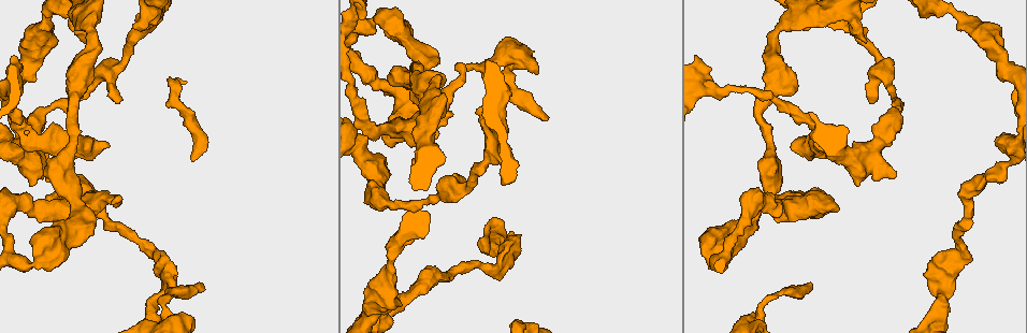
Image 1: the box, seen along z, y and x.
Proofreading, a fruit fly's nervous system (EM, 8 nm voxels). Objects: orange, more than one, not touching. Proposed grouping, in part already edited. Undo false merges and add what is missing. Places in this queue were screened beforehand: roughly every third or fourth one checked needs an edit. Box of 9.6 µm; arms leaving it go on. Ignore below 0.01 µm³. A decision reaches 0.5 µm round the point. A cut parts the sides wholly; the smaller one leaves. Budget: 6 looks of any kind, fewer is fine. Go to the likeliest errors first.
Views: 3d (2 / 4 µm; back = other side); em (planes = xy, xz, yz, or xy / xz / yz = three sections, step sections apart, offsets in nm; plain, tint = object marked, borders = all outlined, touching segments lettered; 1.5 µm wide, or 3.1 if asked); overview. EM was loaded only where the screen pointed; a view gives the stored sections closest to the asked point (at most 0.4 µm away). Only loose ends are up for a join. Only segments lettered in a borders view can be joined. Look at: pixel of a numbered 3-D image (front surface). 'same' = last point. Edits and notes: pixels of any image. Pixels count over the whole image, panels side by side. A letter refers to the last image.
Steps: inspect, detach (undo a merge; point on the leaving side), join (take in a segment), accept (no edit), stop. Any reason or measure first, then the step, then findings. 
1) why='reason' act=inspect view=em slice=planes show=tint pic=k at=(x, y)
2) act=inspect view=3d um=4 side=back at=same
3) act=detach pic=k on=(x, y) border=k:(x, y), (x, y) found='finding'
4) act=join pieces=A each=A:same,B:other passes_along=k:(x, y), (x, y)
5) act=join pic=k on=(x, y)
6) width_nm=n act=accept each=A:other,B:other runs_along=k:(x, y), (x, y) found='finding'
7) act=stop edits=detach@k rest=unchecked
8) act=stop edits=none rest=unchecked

why='branch stops here' act=inspect view=em slice=xz step=8 show=borders pic=1 at=(547, 120)

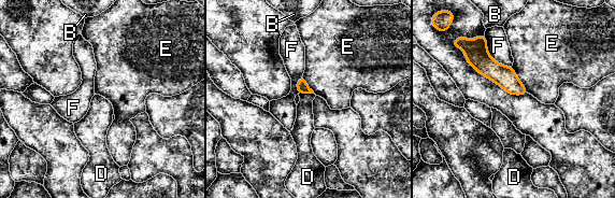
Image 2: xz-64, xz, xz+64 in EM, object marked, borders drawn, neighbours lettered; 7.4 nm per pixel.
why='cut it another way' act=inspect view=em slice=planes show=borders at=same

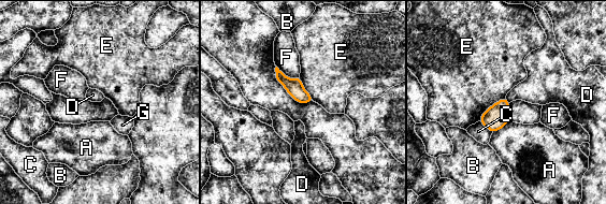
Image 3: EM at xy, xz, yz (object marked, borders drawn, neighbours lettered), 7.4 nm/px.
longest_contact=E:260nm act=accept each=A:other,B:other,C:other,D:other,E:other,F:other,G:other border=3:(505, 97), (490, 105), (479, 120) found='no lettered segment goes on from it'

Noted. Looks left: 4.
why='branch stops here' act=inspect view=3d um=2 pic=1 at=(931, 291)

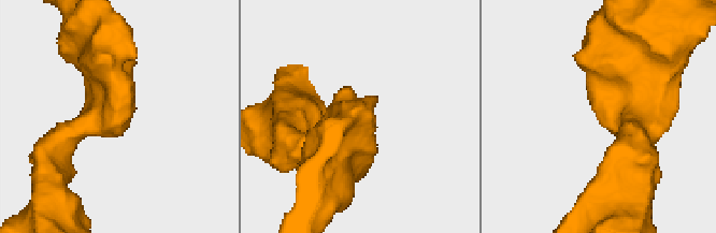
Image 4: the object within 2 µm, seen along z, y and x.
act=inspect view=em slice=xy step=8 show=borders pic=4 at=(594, 112)

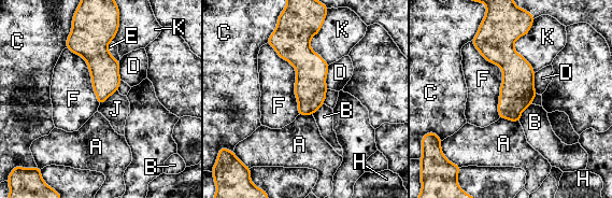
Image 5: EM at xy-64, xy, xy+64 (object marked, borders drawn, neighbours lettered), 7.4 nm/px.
width_nm=220 act=accept each=A:other,B:other,C:other,D:other,E:other,F:other,H:other,J:other,K:other border=5:(471, 41), (501, 70), (499, 117) found='none of them fits'

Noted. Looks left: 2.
why='an open end' act=inspect view=em slice=xz step=4 show=tint pic=1 at=(876, 101)

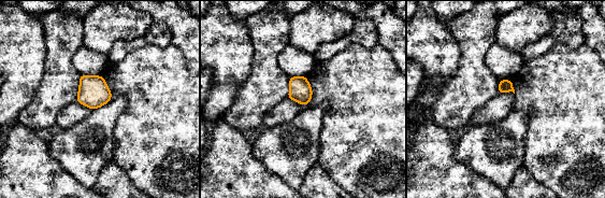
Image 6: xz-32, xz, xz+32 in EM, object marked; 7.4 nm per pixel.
act=inspect view=em slice=xz step=4 show=borders at=same

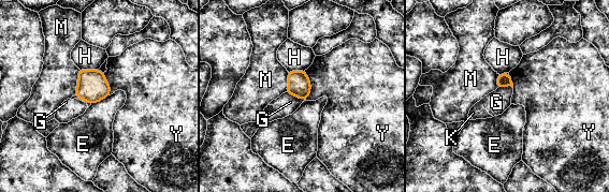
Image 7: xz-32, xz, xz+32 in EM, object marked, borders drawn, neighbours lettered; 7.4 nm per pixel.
act=accept each=E:other,G:other,H:other,K:other,M:other,Y:other border=7:(286, 91), (304, 100) found='no lettered segment goes on from it'

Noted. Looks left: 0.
act=stop edits=none rest=unchecked

